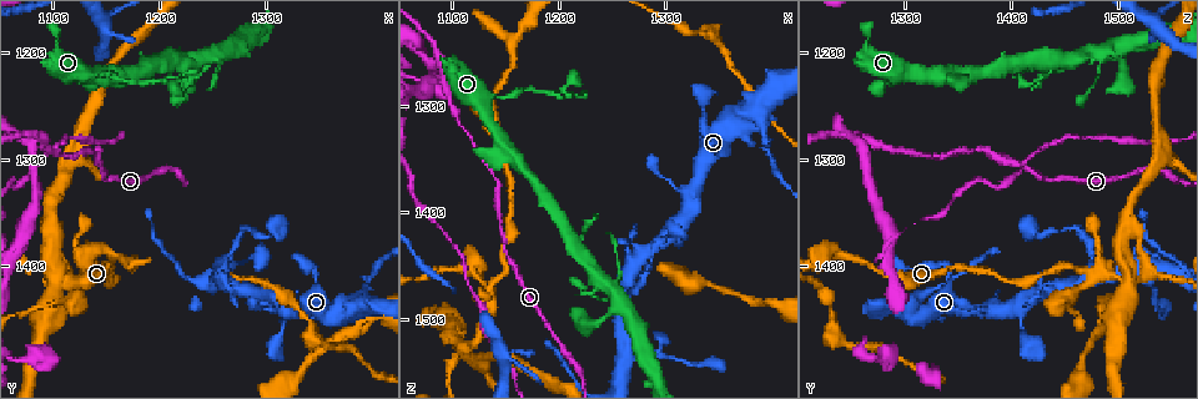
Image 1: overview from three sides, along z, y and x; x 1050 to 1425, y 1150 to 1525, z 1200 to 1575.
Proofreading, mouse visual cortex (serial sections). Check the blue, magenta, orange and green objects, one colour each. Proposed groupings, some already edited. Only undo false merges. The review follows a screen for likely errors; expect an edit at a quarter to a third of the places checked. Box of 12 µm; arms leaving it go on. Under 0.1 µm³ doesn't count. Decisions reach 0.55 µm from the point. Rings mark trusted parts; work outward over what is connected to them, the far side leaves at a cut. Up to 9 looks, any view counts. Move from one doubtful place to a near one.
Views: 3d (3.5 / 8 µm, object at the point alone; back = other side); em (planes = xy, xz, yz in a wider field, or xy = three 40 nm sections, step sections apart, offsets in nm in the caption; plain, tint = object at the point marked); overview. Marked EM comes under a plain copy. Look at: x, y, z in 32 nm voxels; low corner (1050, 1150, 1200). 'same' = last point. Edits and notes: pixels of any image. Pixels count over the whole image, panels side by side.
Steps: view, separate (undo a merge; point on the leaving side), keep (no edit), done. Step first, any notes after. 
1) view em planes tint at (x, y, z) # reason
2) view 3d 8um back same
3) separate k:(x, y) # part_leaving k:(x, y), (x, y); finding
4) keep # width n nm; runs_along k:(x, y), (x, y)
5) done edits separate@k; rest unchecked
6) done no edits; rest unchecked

view 3d 3.5um at (1080, 1286, 1258)

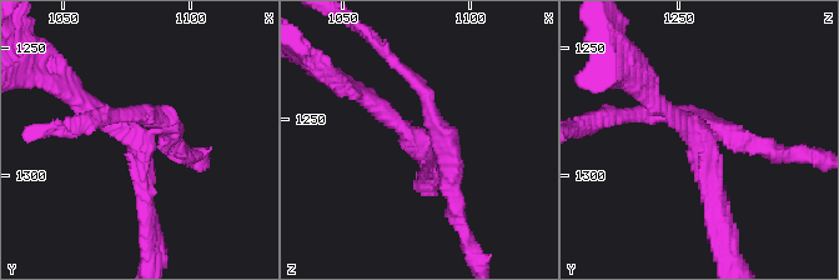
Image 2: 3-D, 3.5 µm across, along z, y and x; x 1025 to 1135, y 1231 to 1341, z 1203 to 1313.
view em xy step 3 tint at (1080, 1288, 1260) # arms 4; arm_widths 200, 200, 200, 200 nm; shape alone is not enough

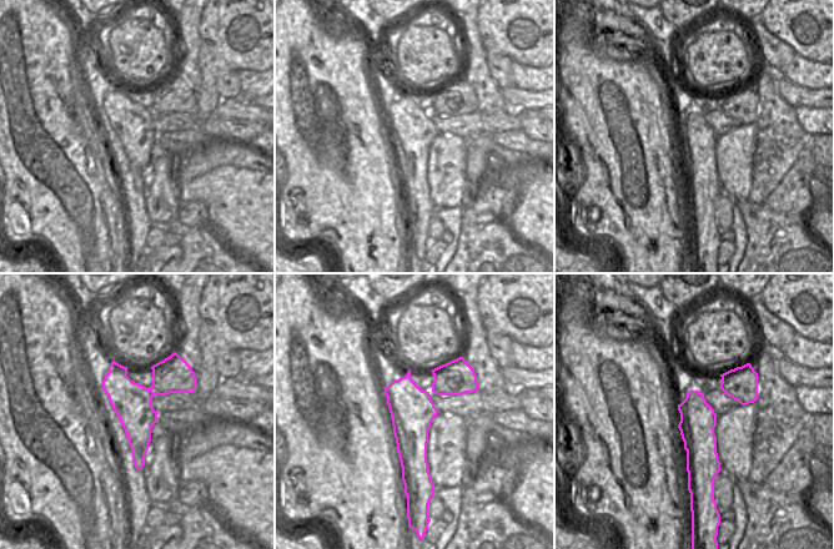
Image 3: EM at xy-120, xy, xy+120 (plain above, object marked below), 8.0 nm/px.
separate 2:(713, 170) # part_leaving 2:(702, 135), (702, 174), (731, 250); a second cell is stuck on

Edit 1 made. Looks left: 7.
view overview # see it whole again

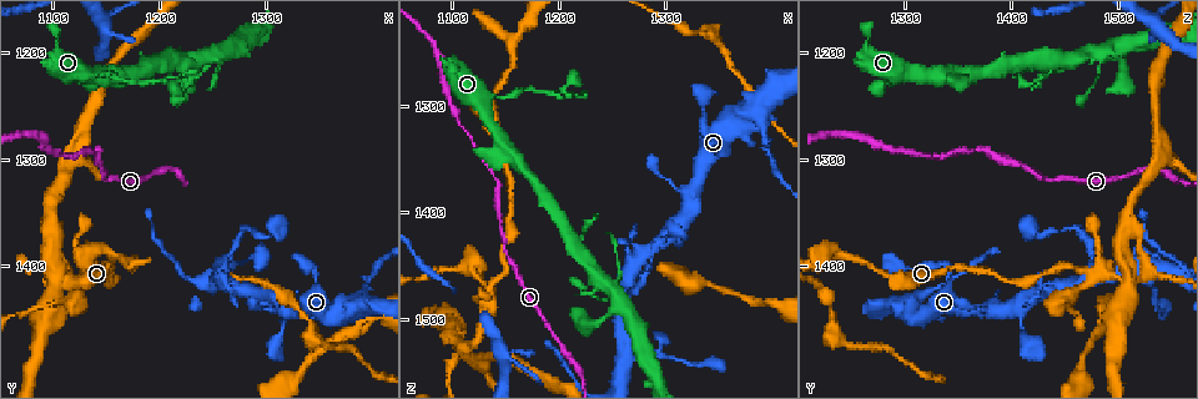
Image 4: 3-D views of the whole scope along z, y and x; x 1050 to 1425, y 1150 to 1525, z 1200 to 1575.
view 3d 8um at (1144, 1224, 1290) # narrows sharply

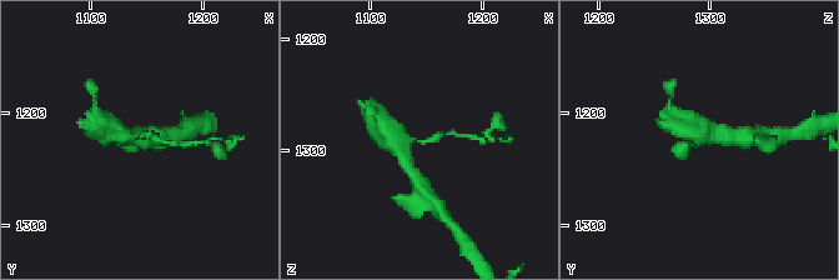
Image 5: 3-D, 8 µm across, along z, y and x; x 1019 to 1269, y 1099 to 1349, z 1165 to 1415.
view em xy step 1 tint at (1142, 1222, 1288) # arm_widths 200, 600 nm; need the tissue

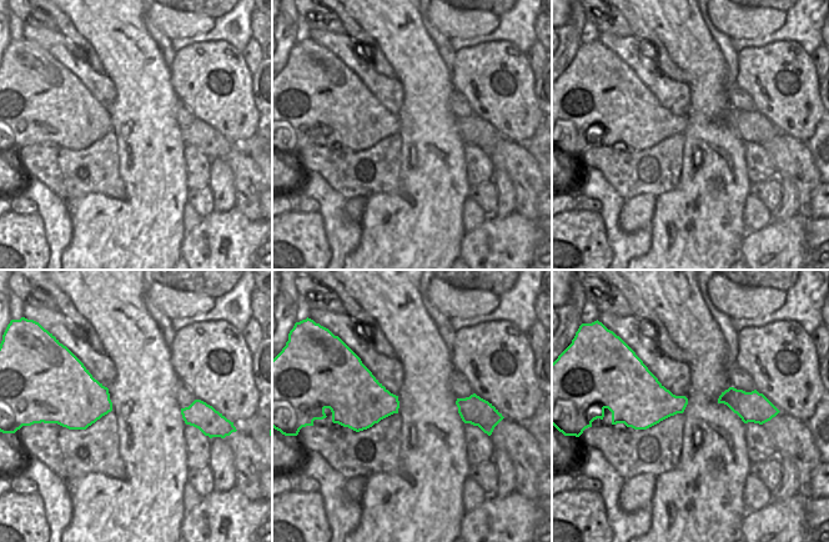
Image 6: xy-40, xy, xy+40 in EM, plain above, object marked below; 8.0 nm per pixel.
separate 5:(185, 144) # part_leaving 5:(149, 135), (164, 143), (200, 143); a second cell is stuck on

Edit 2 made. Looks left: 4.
view 3d 8um at (1136, 1404, 1478) # side arm on a straight run

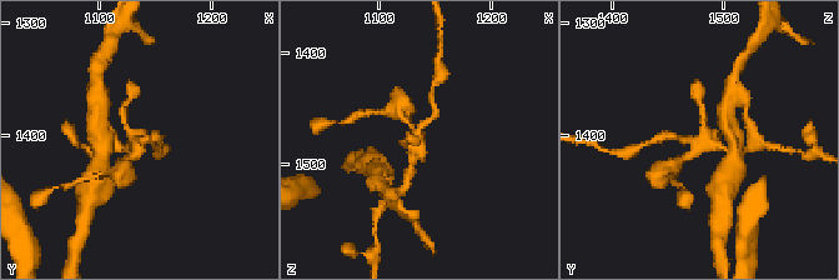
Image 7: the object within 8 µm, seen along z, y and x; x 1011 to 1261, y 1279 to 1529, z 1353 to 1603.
view em xy step 2 tint at (1134, 1406, 1478)

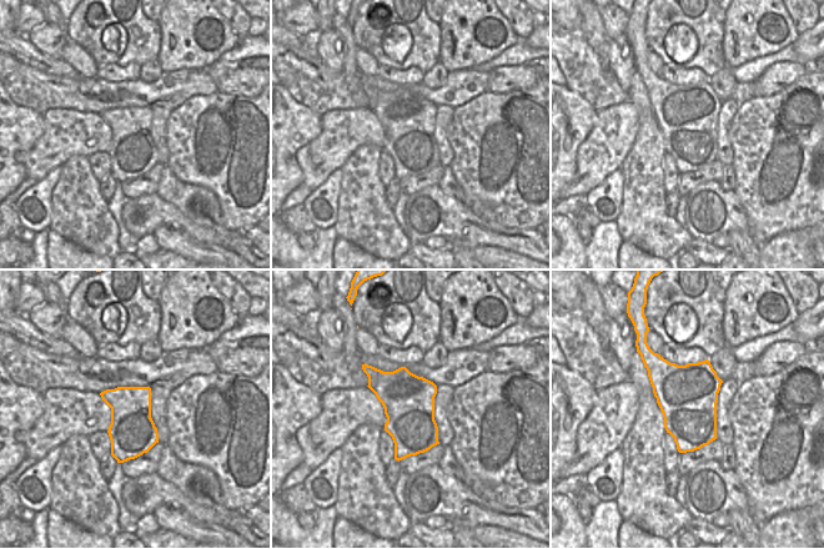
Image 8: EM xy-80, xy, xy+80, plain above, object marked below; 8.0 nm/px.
keep # runs_along 7:(435, 110), (417, 131), (411, 170); all the same cell

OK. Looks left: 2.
view 3d 3.5um at (1262, 1404, 1474) # thin arm on a thick one

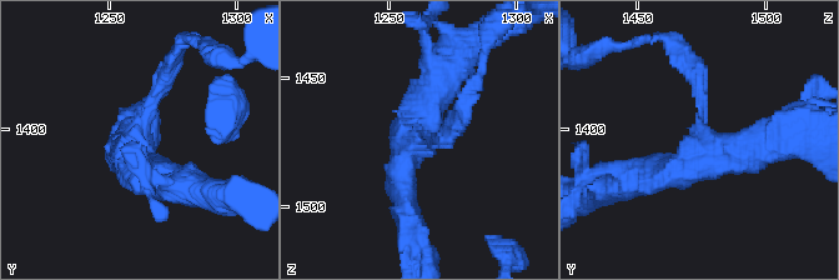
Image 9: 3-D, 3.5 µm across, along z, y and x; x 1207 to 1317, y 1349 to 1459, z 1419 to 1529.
view em xy step 5 tint at (1261, 1402, 1475) # arms 3; arm_widths 150, 350, 450 nm

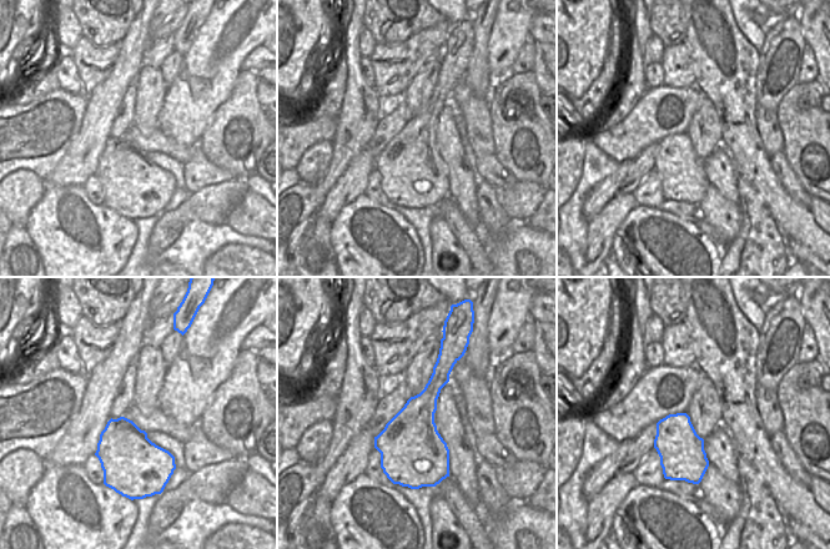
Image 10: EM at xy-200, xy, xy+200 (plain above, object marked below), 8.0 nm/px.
keep # one cell here

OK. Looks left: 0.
done edits separate@2, separate@5; rest unchecked

